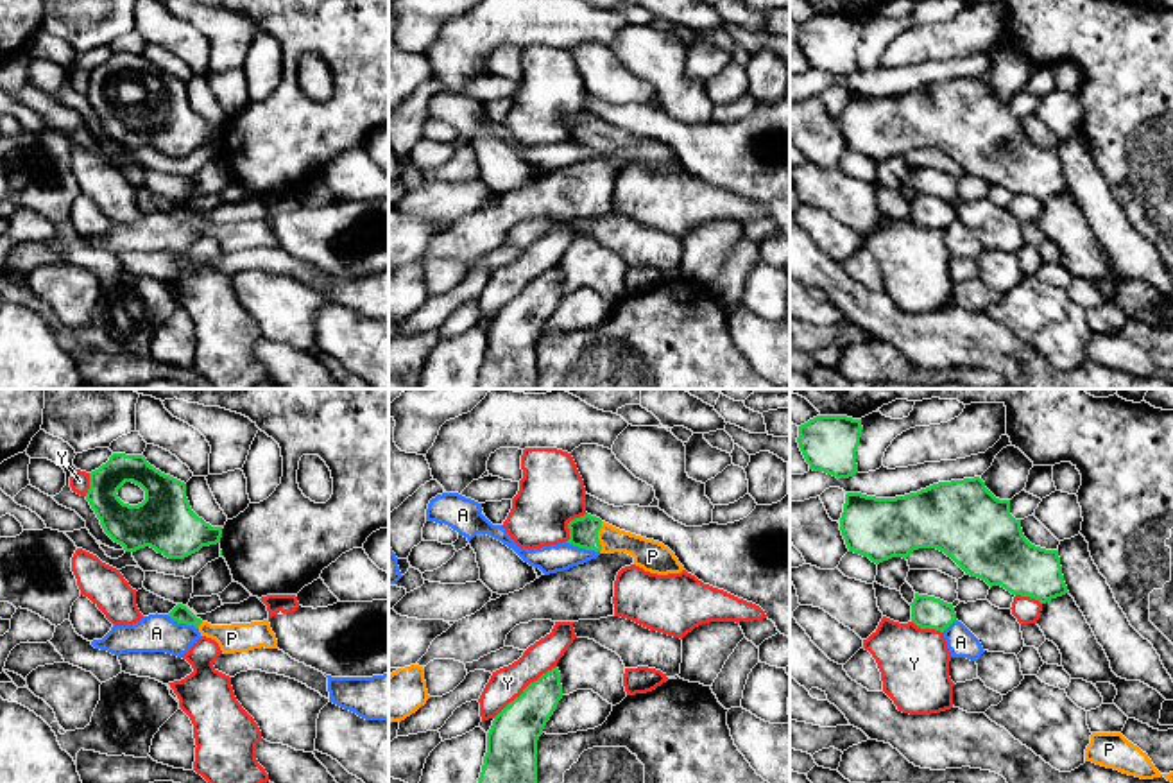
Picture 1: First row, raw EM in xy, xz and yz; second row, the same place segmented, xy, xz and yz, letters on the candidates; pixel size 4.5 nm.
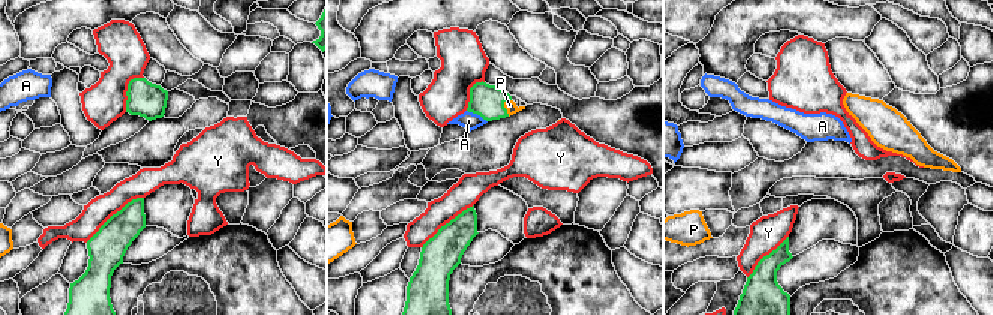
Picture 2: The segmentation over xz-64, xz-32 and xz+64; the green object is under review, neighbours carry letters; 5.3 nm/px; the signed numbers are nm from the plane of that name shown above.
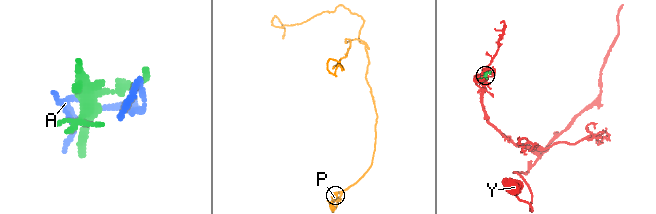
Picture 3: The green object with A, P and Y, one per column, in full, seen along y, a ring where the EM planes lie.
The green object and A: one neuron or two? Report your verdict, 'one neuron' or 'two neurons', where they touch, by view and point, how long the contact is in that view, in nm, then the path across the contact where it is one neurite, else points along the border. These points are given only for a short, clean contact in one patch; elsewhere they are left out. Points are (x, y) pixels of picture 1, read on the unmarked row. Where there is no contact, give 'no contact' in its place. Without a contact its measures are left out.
two neurons; meets green in xz at (582, 146); contact 160 nm long; border along xz (566, 140), (599, 151)

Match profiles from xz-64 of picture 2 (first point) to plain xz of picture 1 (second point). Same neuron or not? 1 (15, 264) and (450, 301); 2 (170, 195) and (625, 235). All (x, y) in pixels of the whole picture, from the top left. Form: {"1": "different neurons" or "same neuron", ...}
{"1": "same neuron", "2": "different neurons"}

